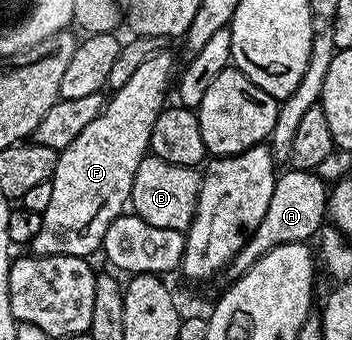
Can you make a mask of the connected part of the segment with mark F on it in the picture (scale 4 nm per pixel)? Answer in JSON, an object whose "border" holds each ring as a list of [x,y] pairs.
{"border":[[[171,52],[154,54],[149,56],[149,60],[145,60],[145,64],[141,64],[141,68],[137,68],[137,73],[131,77],[121,88],[117,88],[106,99],[103,113],[97,116],[97,120],[93,120],[93,124],[88,124],[81,132],[81,136],[77,136],[77,140],[73,140],[73,144],[69,144],[69,148],[59,151],[59,159],[57,160],[57,168],[55,174],[51,177],[53,184],[53,196],[49,200],[49,208],[45,211],[41,220],[41,232],[37,232],[37,236],[33,236],[33,240],[29,243],[29,250],[32,255],[44,254],[45,256],[77,256],[78,258],[90,259],[91,253],[98,251],[105,240],[105,232],[109,232],[109,224],[113,224],[113,220],[117,220],[120,214],[124,213],[125,207],[128,205],[131,197],[131,189],[133,188],[133,176],[137,172],[137,164],[141,164],[141,160],[146,158],[149,153],[149,143],[151,133],[153,132],[153,124],[157,120],[157,116],[165,108],[165,103],[168,101],[167,89],[172,89],[173,79],[177,74],[177,66],[175,70],[175,58]]]}

